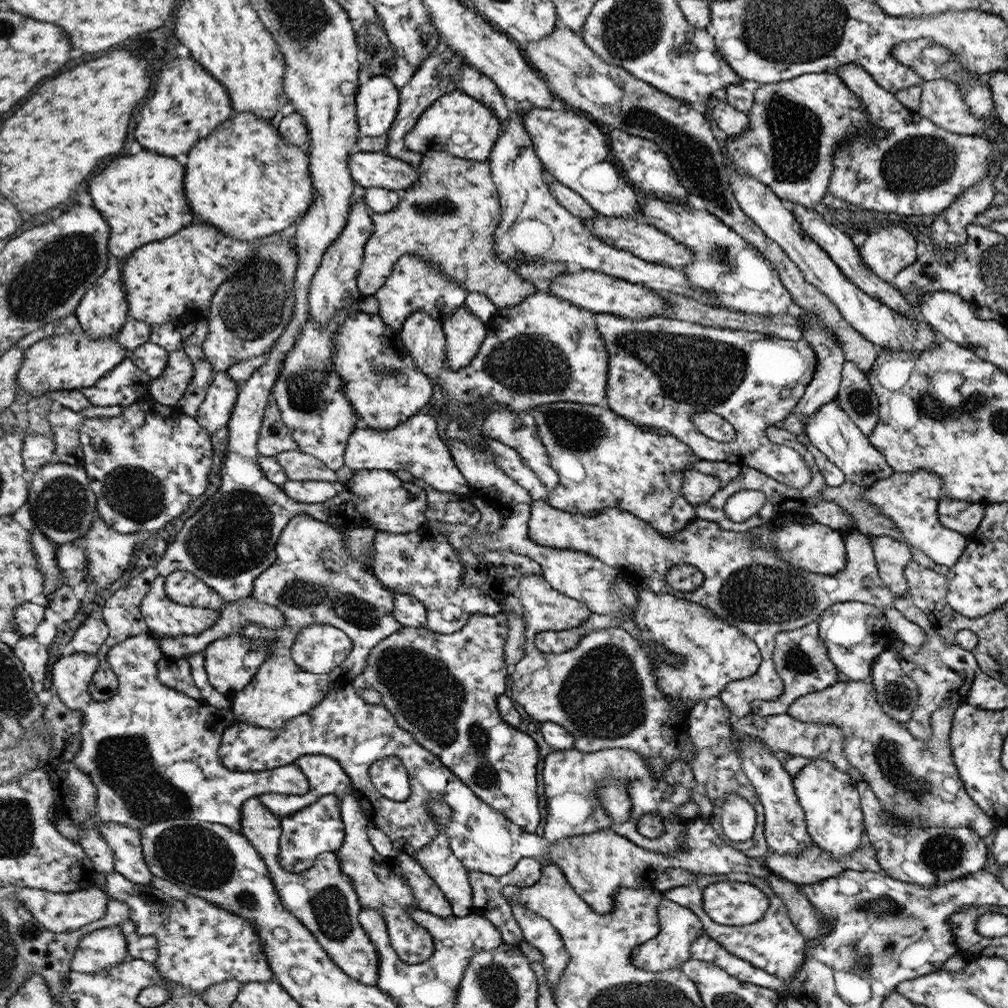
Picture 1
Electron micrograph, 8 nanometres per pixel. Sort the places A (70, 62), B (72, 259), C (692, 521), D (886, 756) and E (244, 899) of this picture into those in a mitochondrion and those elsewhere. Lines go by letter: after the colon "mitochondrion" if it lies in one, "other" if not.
A: other
B: mitochondrion
C: other
D: mitochondrion
E: mitochondrion

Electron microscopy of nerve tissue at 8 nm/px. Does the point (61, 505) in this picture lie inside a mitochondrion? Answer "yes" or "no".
yes

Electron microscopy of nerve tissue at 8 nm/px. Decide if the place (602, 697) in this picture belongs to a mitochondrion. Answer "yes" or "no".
yes

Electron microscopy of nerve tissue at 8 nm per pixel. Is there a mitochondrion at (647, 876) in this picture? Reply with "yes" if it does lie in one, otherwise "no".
no

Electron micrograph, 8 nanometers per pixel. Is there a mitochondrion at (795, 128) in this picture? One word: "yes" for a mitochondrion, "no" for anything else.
yes

